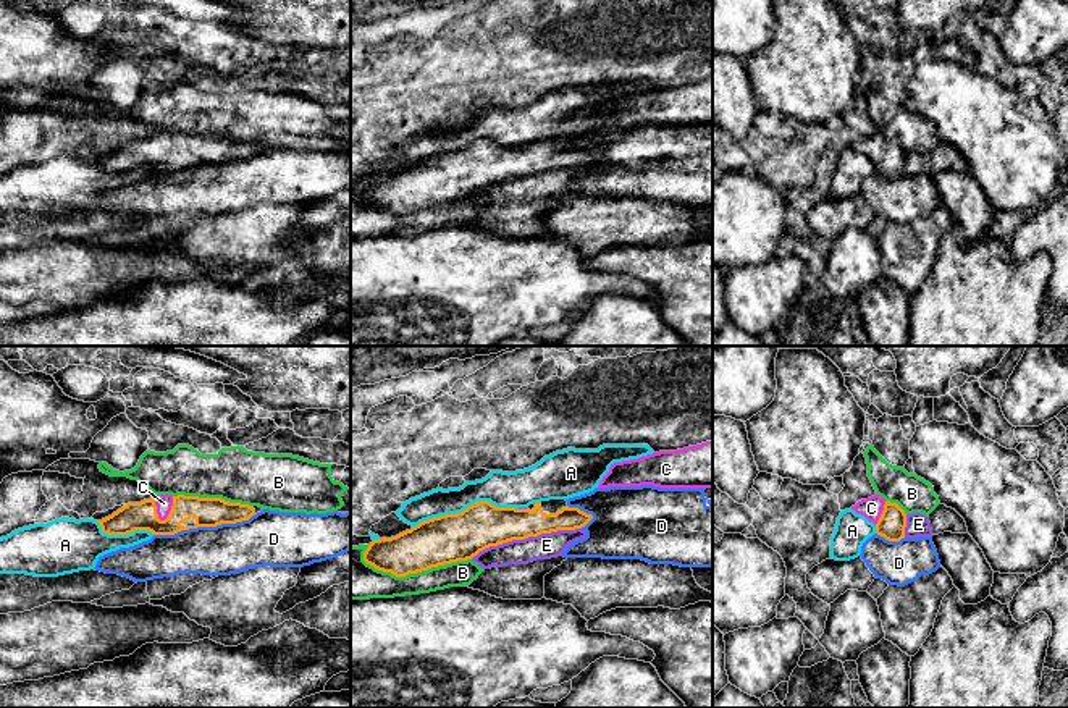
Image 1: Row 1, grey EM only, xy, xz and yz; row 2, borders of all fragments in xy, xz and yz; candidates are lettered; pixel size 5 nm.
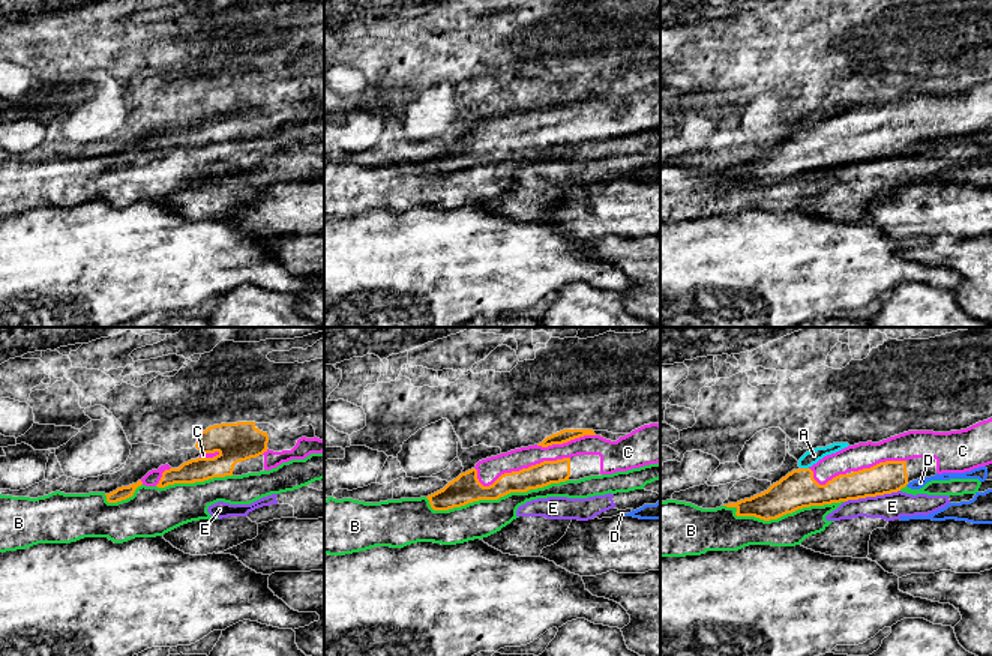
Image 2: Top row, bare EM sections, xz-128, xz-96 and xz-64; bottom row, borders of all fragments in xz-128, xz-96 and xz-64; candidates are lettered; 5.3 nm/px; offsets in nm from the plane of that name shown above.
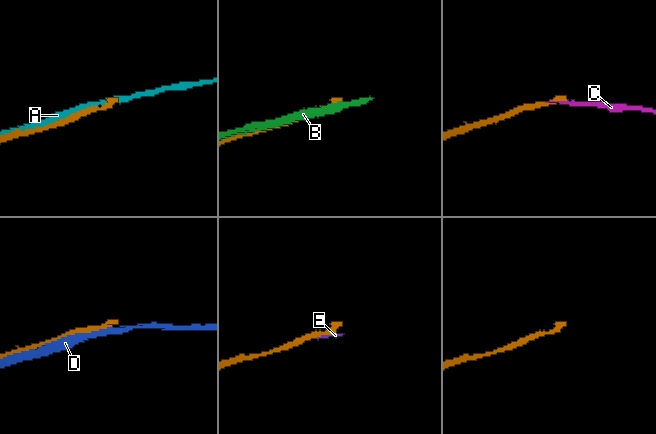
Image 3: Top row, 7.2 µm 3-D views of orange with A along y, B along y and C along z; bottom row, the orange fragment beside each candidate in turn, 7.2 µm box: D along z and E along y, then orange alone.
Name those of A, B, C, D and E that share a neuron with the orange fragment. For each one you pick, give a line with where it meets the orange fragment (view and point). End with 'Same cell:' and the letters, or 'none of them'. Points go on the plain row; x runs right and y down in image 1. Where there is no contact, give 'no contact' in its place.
C: contact xy (172, 147)
Same cell: C

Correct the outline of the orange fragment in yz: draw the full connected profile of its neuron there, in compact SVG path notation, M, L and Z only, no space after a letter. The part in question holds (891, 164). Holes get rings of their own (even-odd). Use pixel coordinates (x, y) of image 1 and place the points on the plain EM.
M876 131L868 137L858 139L851 147L872 160L876 171L885 178L900 179L905 176L906 152L897 141L885 139Z

